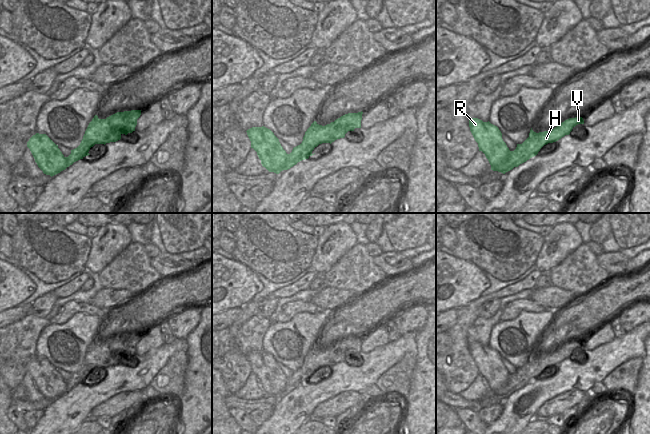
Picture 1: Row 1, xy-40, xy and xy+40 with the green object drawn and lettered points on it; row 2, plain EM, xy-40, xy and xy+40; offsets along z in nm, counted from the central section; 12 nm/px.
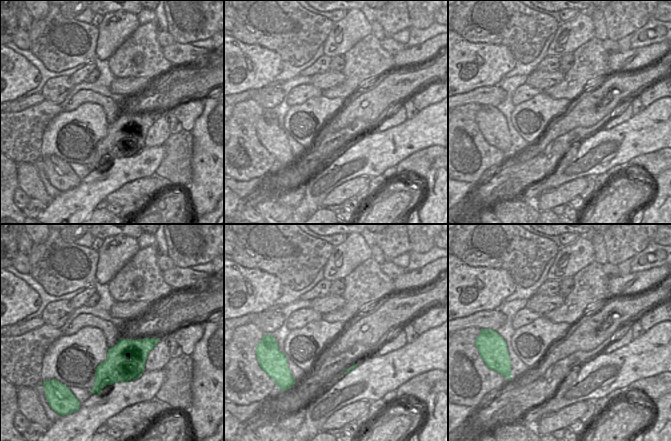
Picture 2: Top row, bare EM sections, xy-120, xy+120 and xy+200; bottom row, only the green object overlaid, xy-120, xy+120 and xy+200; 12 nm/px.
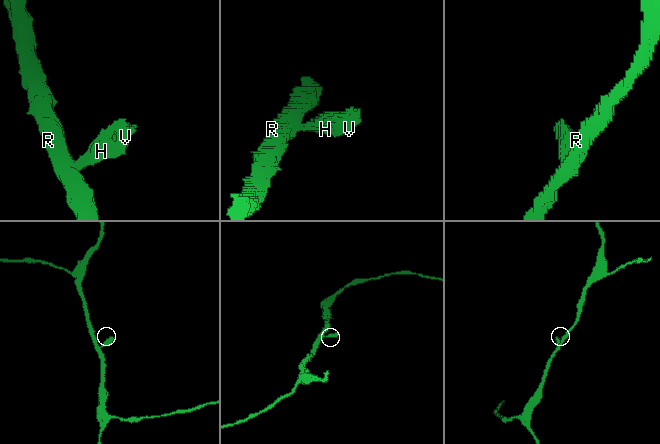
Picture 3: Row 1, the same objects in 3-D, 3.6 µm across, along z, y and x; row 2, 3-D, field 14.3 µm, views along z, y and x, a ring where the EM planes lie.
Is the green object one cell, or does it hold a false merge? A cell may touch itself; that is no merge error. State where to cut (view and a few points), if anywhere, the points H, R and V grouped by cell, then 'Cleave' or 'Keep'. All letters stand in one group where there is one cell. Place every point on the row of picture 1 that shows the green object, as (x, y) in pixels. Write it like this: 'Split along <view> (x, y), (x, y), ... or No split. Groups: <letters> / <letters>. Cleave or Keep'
No split. Groups: H R V. Keep

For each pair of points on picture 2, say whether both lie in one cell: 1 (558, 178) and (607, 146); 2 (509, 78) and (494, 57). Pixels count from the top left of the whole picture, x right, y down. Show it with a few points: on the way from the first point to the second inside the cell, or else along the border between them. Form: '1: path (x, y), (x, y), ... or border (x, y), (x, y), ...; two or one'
1: path (570, 169), (595, 155); one
2: border (516, 62), (515, 66), (495, 85); two

